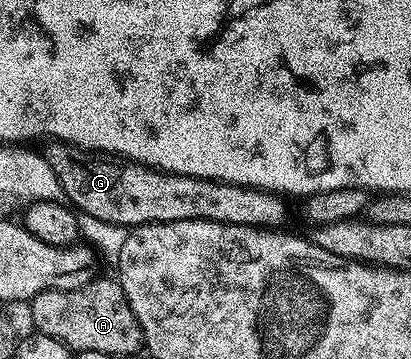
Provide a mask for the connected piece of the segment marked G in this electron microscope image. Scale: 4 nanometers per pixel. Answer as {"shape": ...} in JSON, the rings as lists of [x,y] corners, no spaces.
{"shape":[[[50,141],[45,146],[47,147],[41,148],[40,153],[46,158],[48,165],[52,165],[52,173],[56,173],[56,181],[60,181],[63,196],[83,216],[86,214],[90,219],[99,219],[102,223],[111,223],[114,227],[129,229],[139,227],[145,223],[207,219],[208,221],[220,221],[228,225],[278,229],[283,226],[282,222],[286,219],[287,200],[277,191],[261,191],[259,187],[232,185],[215,179],[201,179],[200,177],[188,177],[187,175],[177,175],[167,171],[157,171],[156,168],[143,163],[123,159],[121,155],[87,151],[84,147],[73,147],[71,143]]]}

